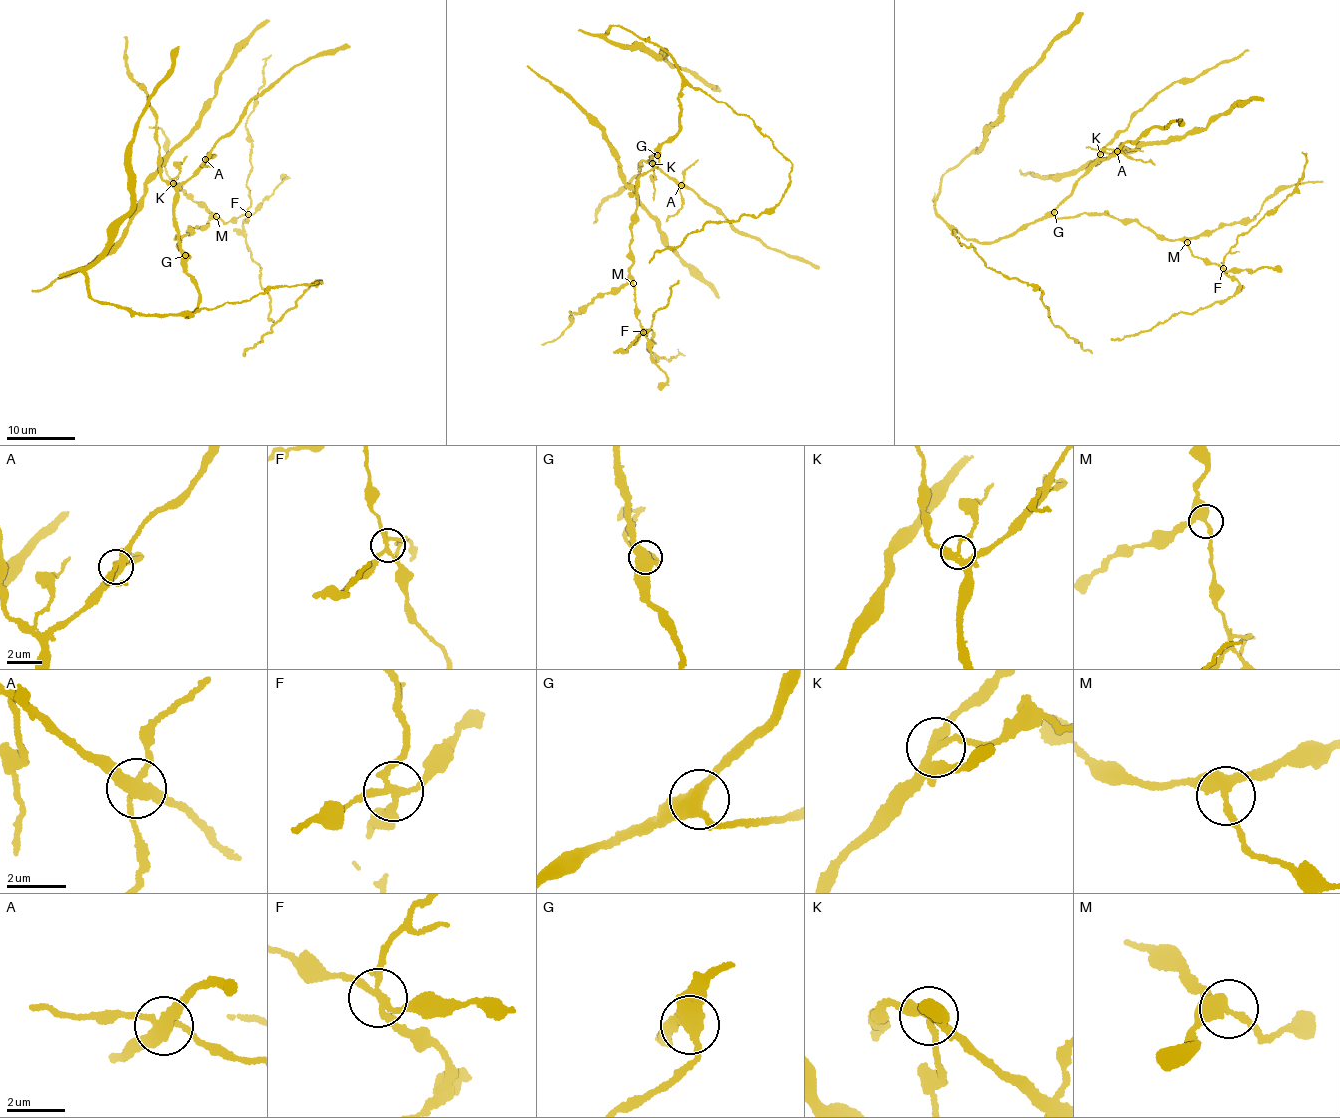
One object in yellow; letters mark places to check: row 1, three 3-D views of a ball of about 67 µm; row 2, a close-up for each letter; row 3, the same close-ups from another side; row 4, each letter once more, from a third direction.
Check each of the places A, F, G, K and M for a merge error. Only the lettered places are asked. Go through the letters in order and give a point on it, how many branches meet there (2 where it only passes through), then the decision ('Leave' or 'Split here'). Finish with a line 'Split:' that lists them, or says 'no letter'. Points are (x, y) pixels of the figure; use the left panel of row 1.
A: Place: (205, 159). Branches: 4. Split here
F: Place: (248, 214). Branches: 4. Split here
G: Place: (185, 255). Branches: 3. Leave
K: Place: (173, 183). Branches: 3. Split here
M: Place: (216, 216). Branches: 3. Leave
Split: A, F, K

